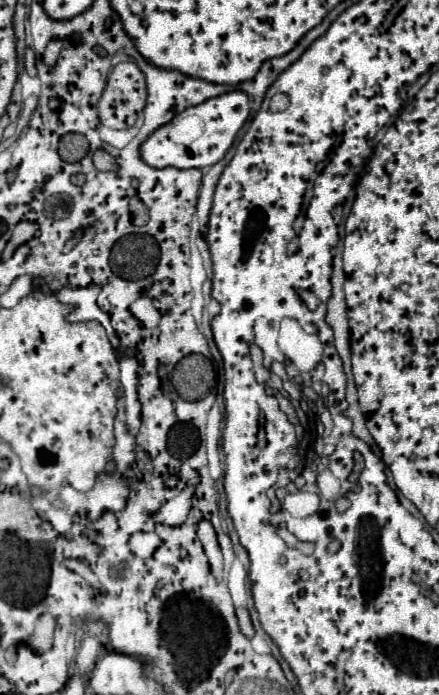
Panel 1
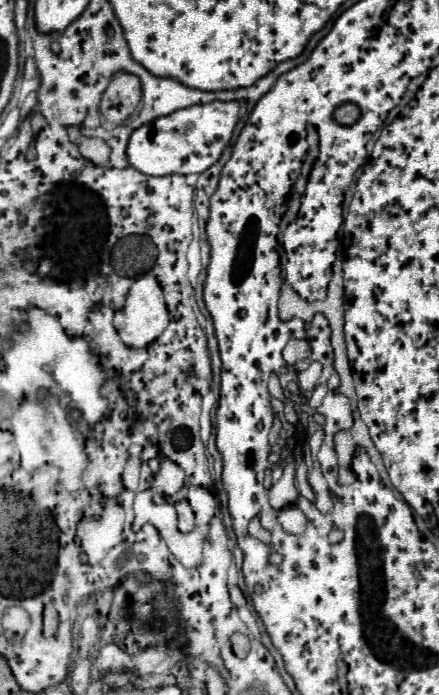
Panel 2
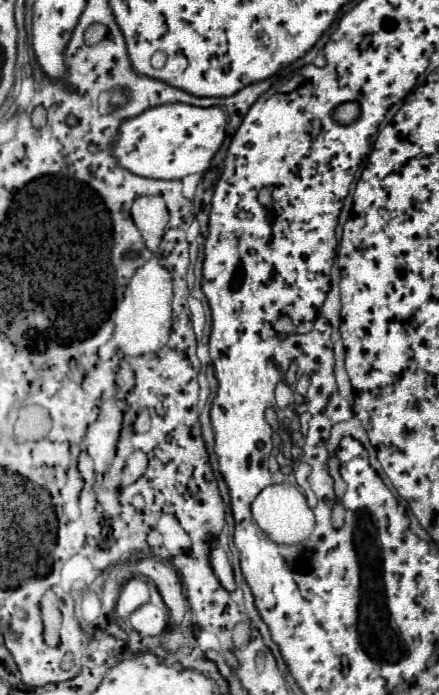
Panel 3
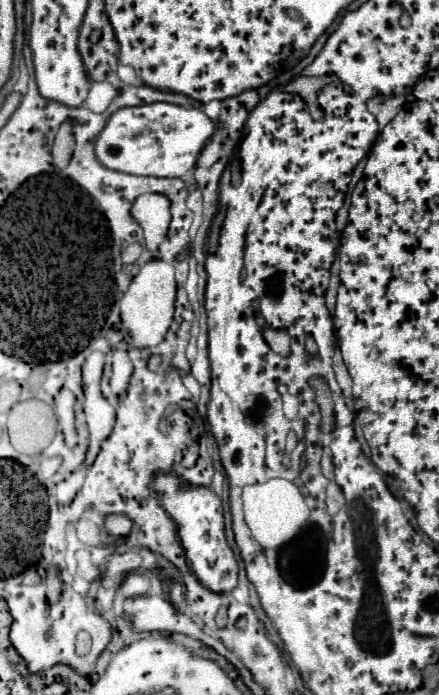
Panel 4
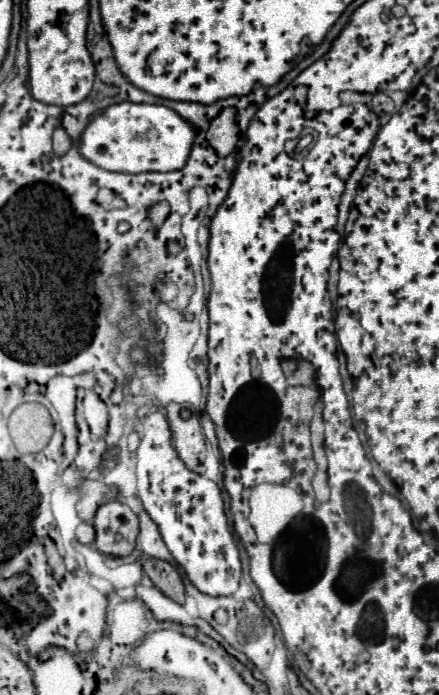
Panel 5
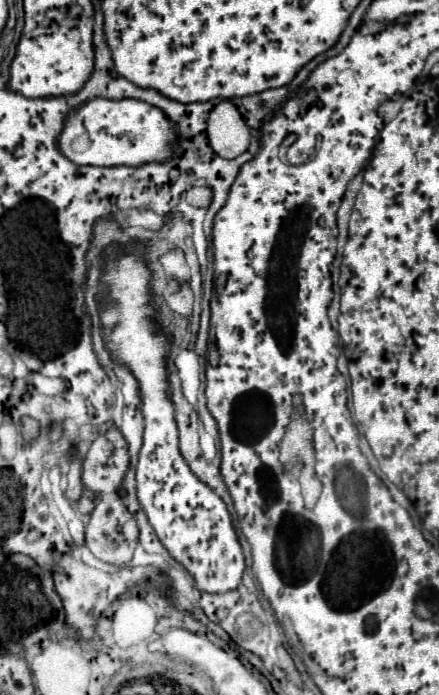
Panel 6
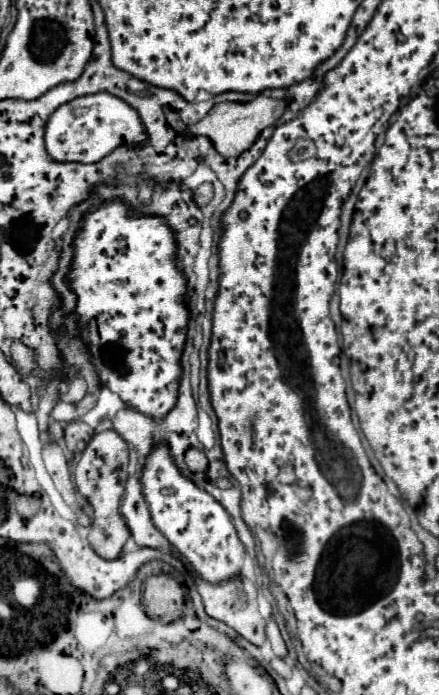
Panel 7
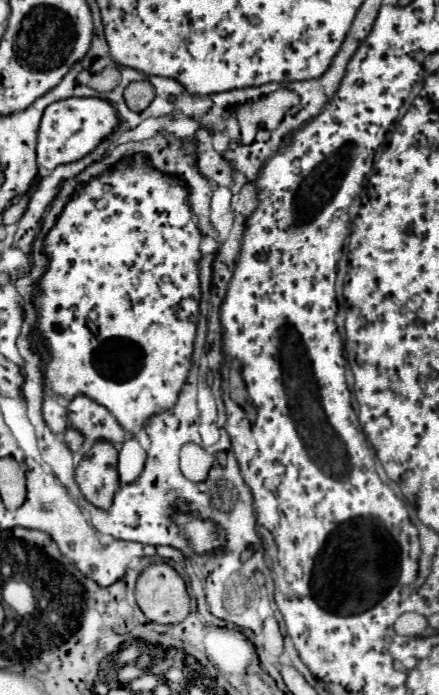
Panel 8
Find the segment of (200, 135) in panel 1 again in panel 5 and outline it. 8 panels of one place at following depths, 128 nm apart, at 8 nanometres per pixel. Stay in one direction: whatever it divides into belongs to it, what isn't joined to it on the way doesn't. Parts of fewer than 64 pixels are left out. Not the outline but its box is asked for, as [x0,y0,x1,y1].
[80,102,198,174]

